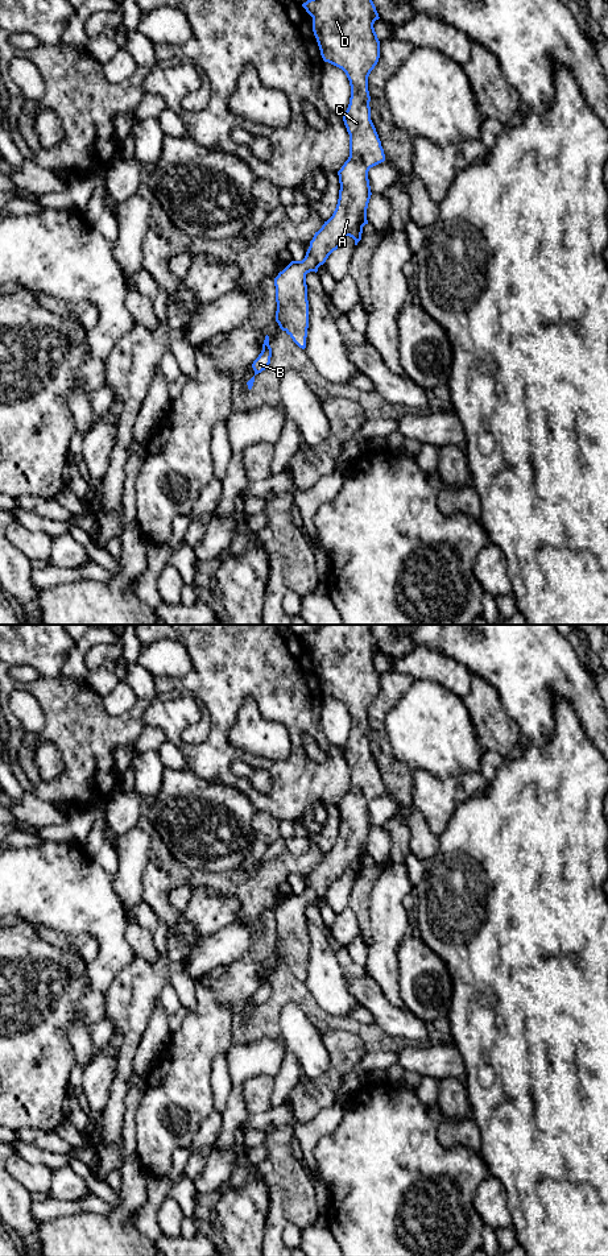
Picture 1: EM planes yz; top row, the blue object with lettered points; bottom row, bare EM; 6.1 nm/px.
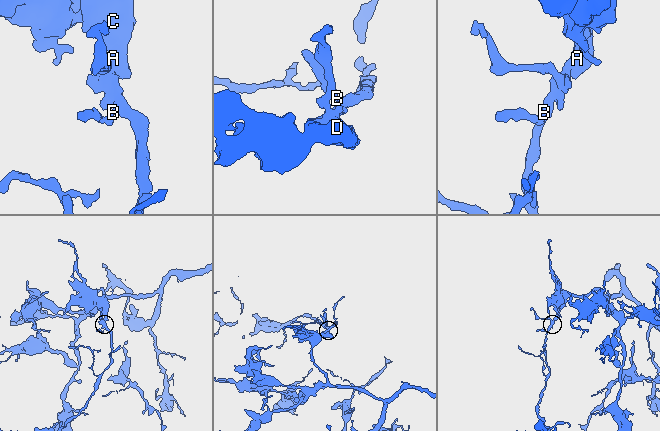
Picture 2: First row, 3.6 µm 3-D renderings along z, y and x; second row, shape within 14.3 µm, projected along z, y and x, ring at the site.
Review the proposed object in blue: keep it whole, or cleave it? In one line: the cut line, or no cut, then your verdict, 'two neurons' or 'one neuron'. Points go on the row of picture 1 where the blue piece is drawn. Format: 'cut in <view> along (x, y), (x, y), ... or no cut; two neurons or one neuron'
no cut; one neuron

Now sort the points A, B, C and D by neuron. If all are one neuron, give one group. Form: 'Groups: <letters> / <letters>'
Groups: A B C D

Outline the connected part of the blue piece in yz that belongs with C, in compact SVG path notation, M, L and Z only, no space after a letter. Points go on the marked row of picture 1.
M307 0L302 7L313 17L313 32L323 61L342 69L351 86L350 104L343 115L343 121L350 134L350 157L338 171L340 190L336 208L332 216L315 232L305 258L302 261L291 261L274 278L276 322L299 348L305 349L309 328L306 274L310 271L317 273L328 256L343 244L346 236L352 237L355 245L361 240L363 227L368 224L367 208L372 195L368 171L371 167L384 162L385 154L371 120L371 96L368 91L368 76L380 58L380 41L373 28L375 21L380 17L373 1Z

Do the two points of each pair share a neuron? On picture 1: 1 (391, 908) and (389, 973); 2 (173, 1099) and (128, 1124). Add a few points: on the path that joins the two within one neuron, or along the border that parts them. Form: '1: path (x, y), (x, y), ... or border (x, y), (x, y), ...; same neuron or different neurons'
1: path (388, 924), (388, 957); same neuron
2: border (144, 1093), (135, 1113), (136, 1152); different neurons

